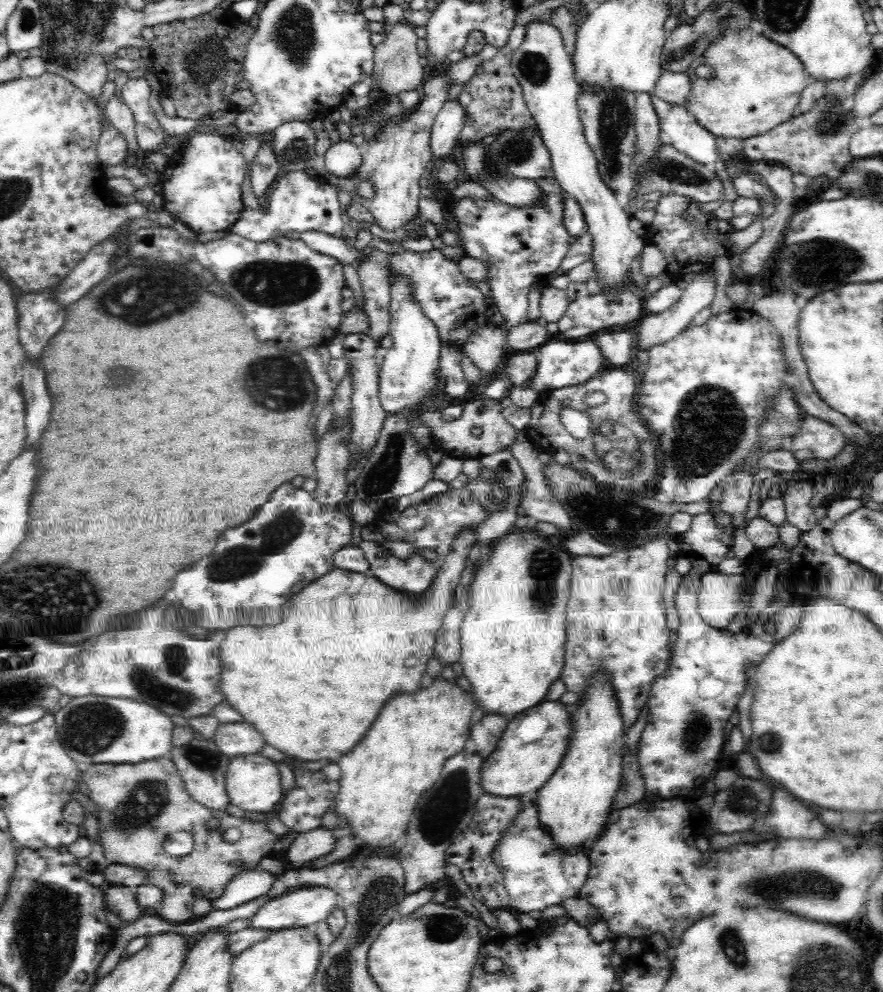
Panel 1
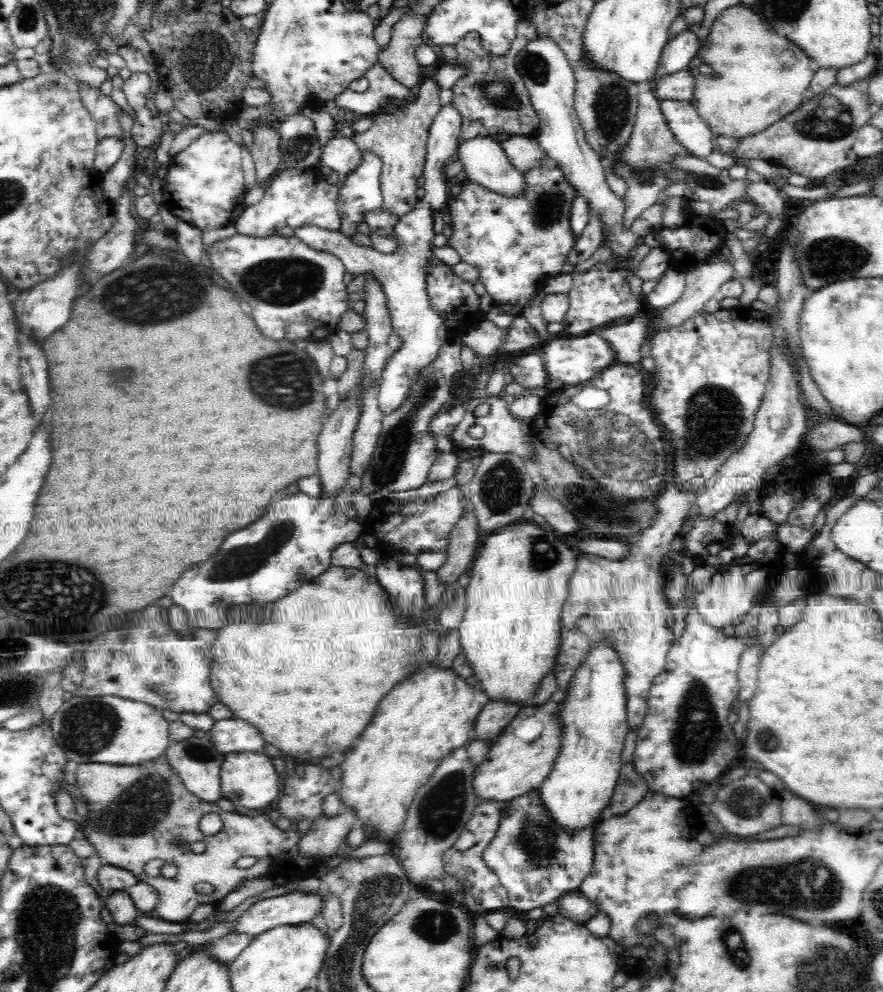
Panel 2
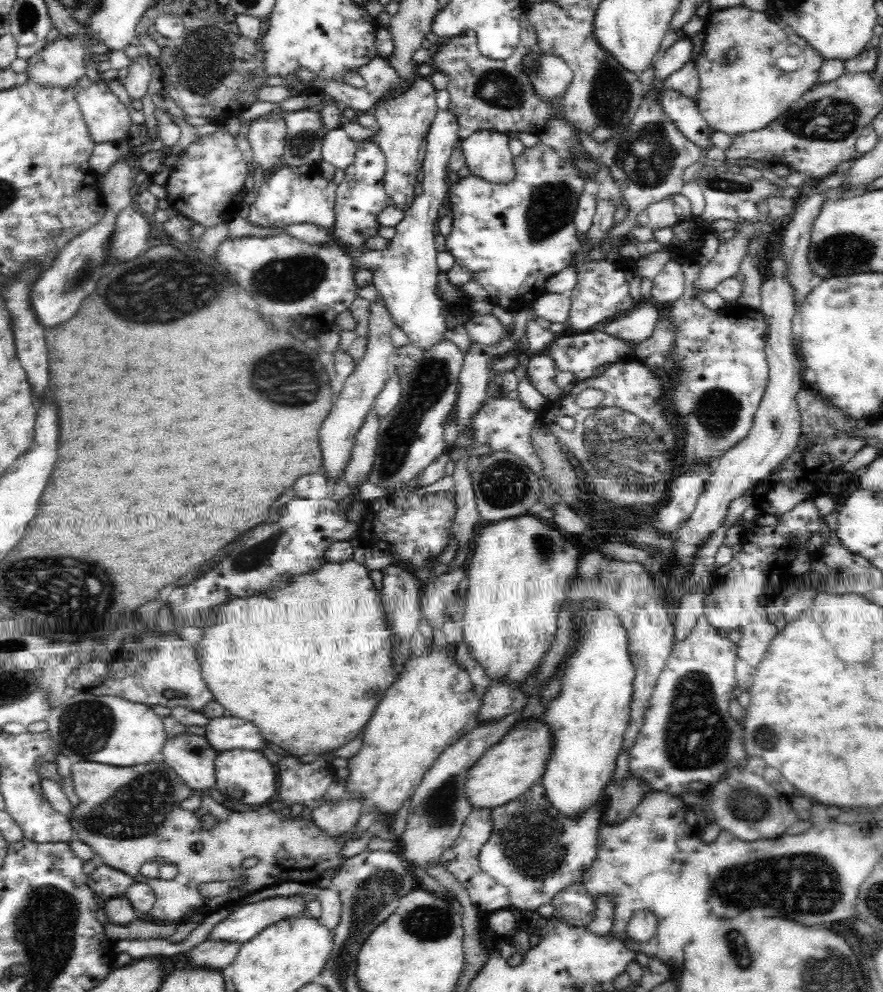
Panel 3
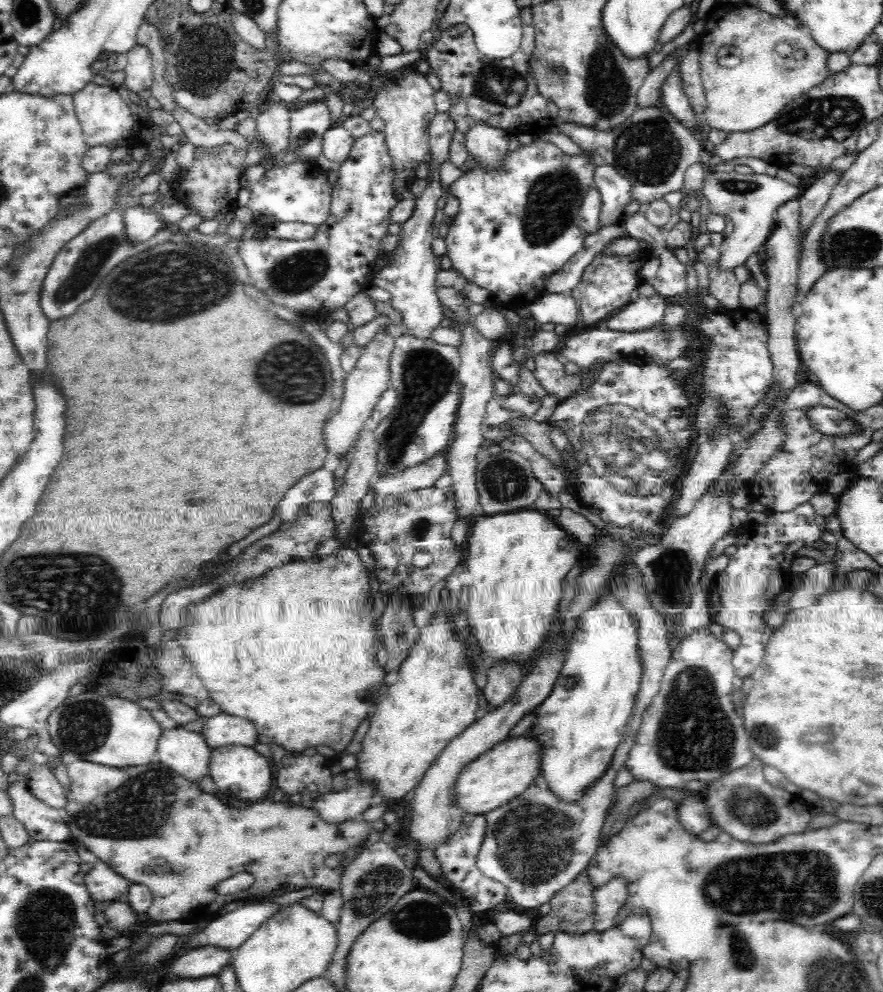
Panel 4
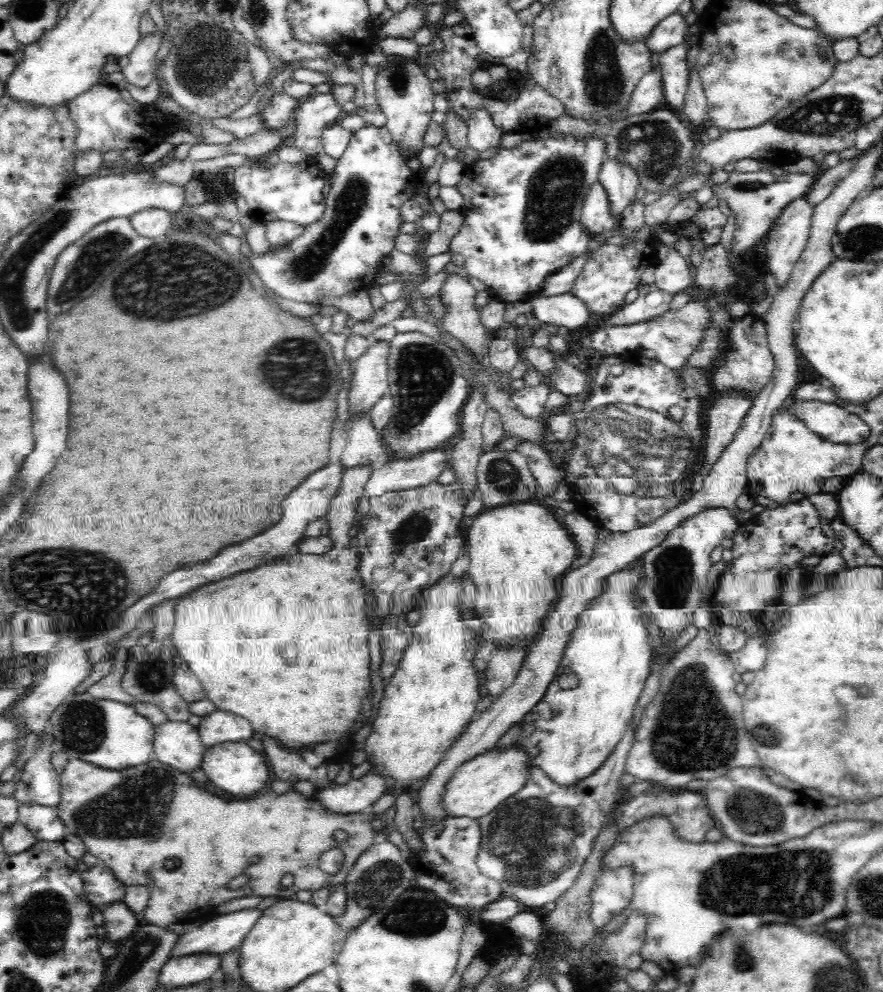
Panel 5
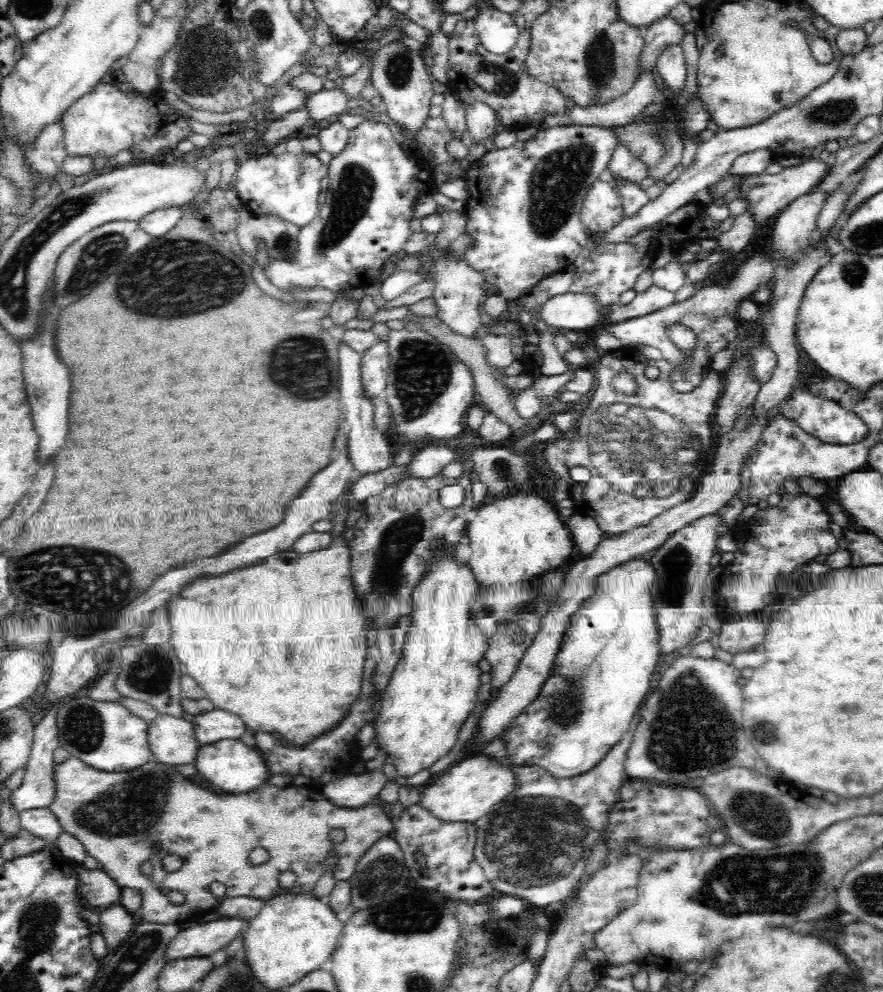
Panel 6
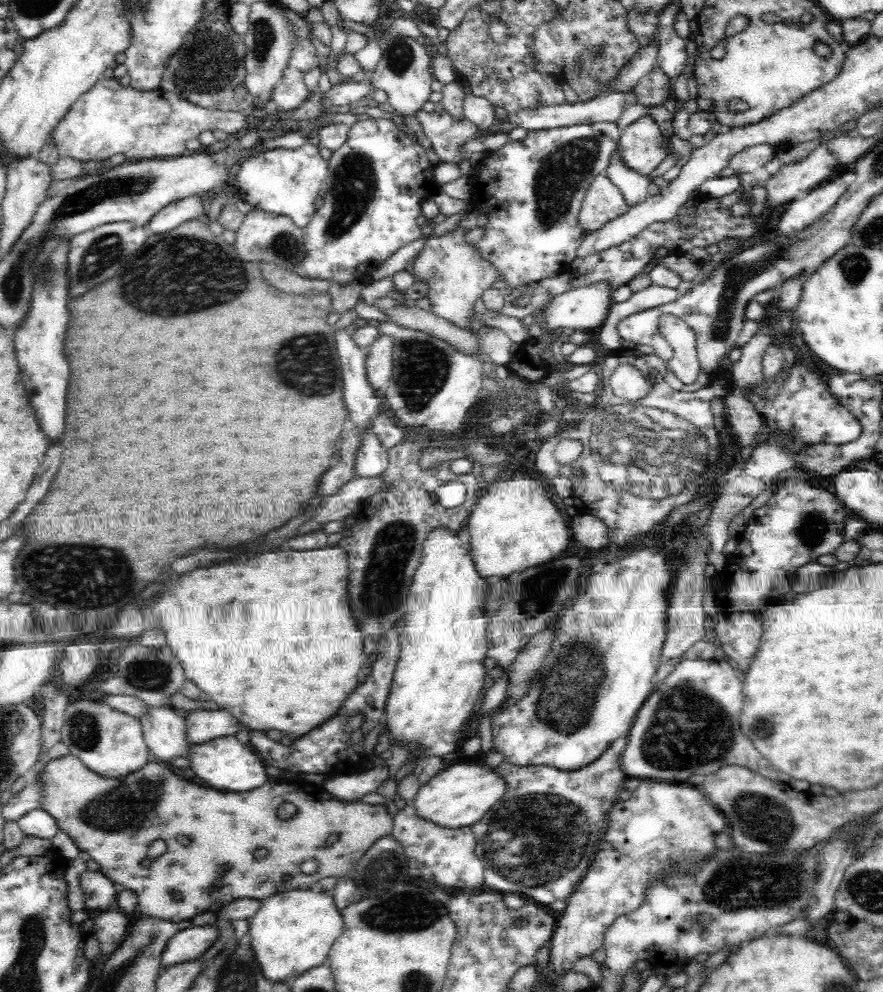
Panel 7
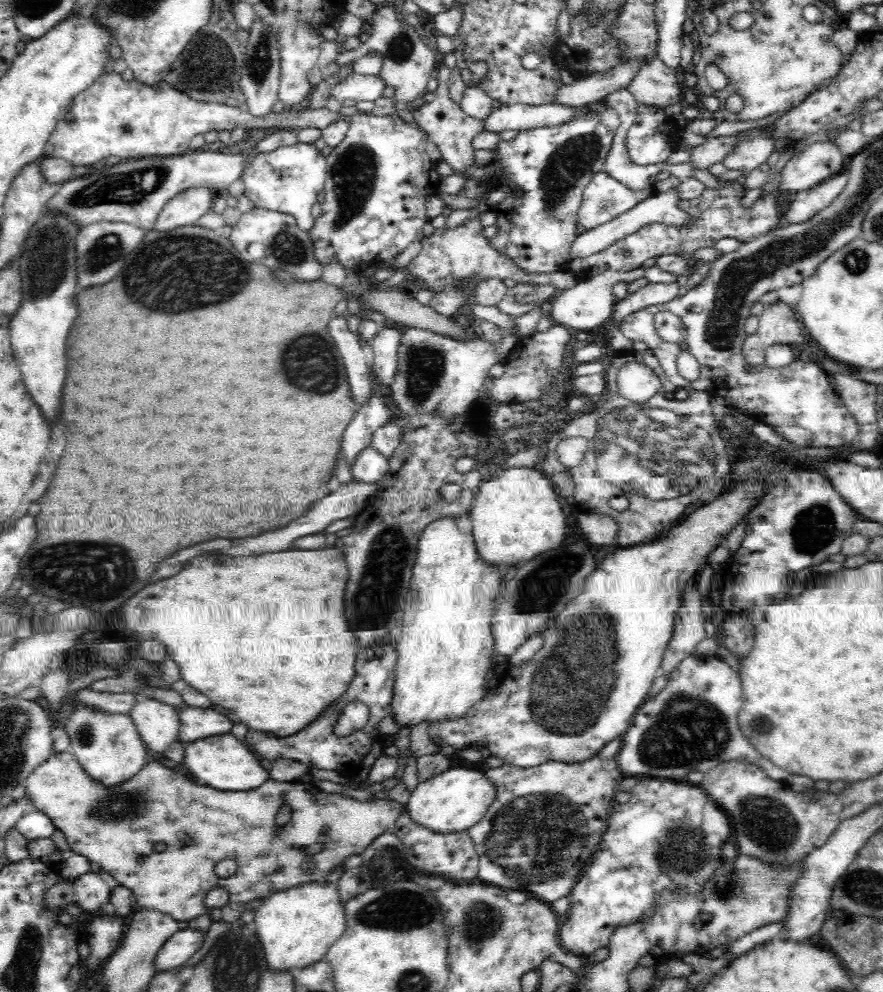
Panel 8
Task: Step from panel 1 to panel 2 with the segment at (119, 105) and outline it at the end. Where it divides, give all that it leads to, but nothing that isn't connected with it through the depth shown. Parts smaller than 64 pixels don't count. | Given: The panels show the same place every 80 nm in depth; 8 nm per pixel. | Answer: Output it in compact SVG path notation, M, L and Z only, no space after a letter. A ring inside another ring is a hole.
M122 110L119 123L120 127L122 127L122 137L124 137L122 140L125 148L116 165L102 173L104 197L106 200L112 200L114 204L124 194L124 189L127 189L126 181L133 174L134 155L137 148L132 132L134 121L128 112Z

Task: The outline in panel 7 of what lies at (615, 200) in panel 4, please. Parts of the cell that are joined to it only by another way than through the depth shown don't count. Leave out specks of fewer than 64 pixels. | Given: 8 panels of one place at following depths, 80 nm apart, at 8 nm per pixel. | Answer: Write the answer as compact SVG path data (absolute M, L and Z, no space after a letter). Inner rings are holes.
M640 117L619 133L620 161L640 175L650 175L670 152L669 135L670 131L663 131L652 117Z

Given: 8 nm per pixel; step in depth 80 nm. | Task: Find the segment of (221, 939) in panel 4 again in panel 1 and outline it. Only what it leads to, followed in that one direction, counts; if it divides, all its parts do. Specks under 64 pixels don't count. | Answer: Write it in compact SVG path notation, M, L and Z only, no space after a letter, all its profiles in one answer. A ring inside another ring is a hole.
M308 887L298 889L295 892L287 893L270 902L266 902L264 906L260 906L249 919L251 924L249 927L258 930L282 930L298 927L313 928L314 925L322 920L326 920L334 908L338 908L341 904L340 896L334 890L325 887Z

